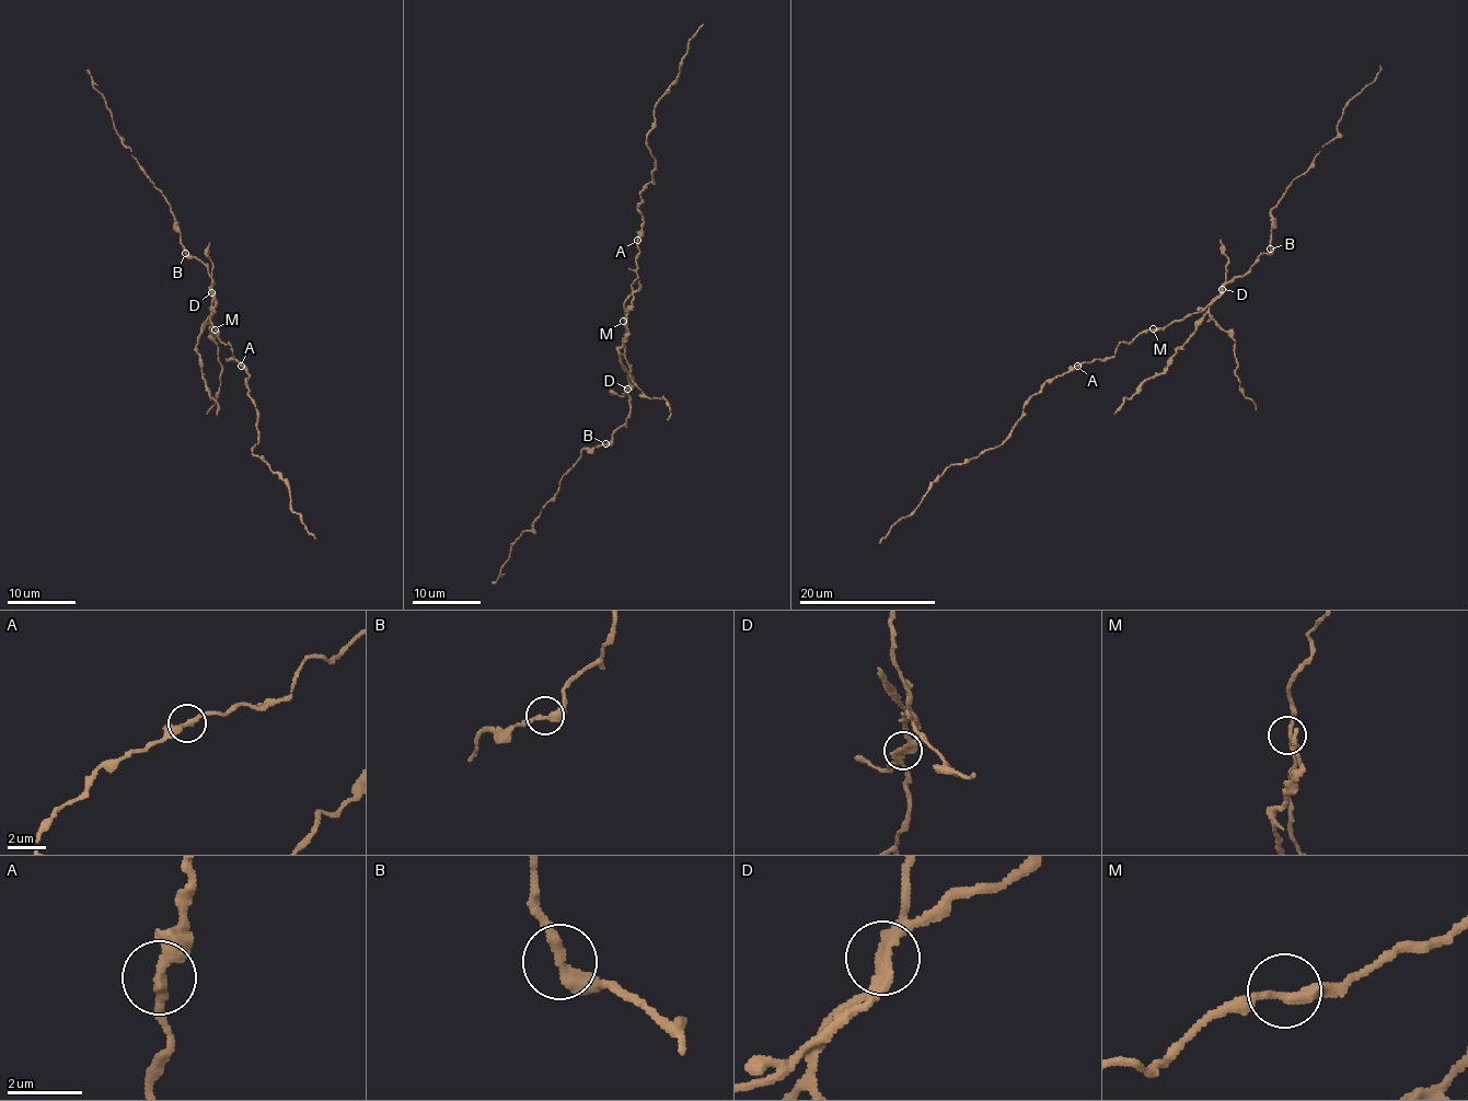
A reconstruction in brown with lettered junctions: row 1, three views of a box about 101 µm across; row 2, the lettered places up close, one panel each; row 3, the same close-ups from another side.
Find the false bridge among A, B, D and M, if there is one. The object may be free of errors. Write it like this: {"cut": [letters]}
{"cut": ["D"]}

